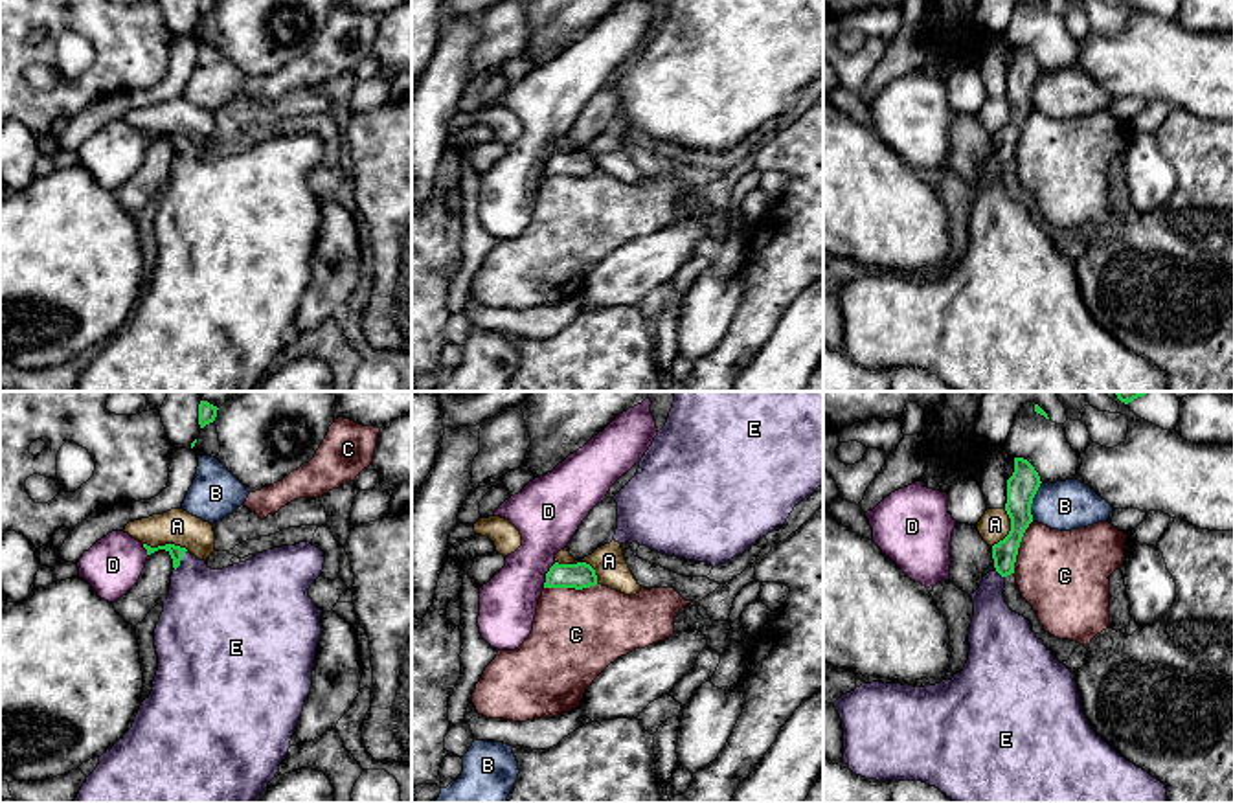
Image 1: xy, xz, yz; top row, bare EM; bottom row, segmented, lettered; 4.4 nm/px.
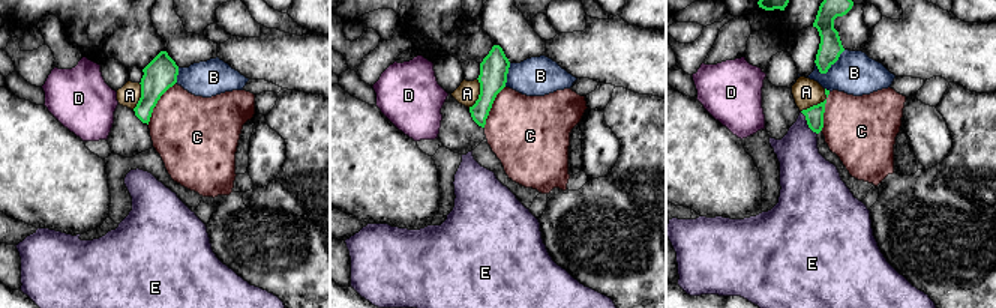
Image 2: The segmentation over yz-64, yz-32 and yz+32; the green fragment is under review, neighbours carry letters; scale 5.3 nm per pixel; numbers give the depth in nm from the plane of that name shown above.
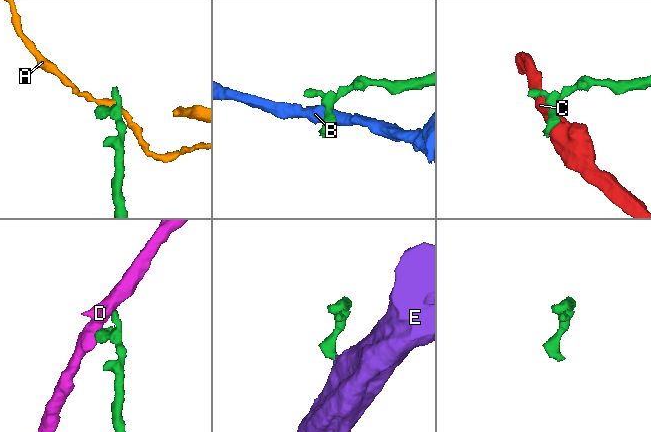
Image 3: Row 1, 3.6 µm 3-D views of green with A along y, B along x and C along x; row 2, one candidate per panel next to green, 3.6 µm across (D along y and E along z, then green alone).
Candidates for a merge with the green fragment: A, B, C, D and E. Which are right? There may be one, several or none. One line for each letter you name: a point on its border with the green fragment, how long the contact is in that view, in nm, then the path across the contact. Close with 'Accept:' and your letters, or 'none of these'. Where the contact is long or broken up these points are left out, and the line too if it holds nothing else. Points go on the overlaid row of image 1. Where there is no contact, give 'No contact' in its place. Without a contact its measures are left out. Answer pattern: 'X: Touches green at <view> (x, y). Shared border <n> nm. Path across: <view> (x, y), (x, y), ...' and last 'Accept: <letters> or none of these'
E: Touches green at xy (180, 559). Shared border 110 nm. Path across: xy (175, 552), (180, 559), (206, 609)
Accept: E

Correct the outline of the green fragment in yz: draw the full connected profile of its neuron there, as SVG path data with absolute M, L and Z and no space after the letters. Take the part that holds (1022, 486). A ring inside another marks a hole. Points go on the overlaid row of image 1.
M1014 458L1005 503L1011 531L992 546L996 570L970 594L974 616L963 671L924 687L864 682L834 702L843 728L842 763L853 774L877 781L922 781L954 803L1167 803L1161 781L1121 757L1092 729L1075 674L1005 603L1005 577L1014 573L1040 483L1035 467Z

